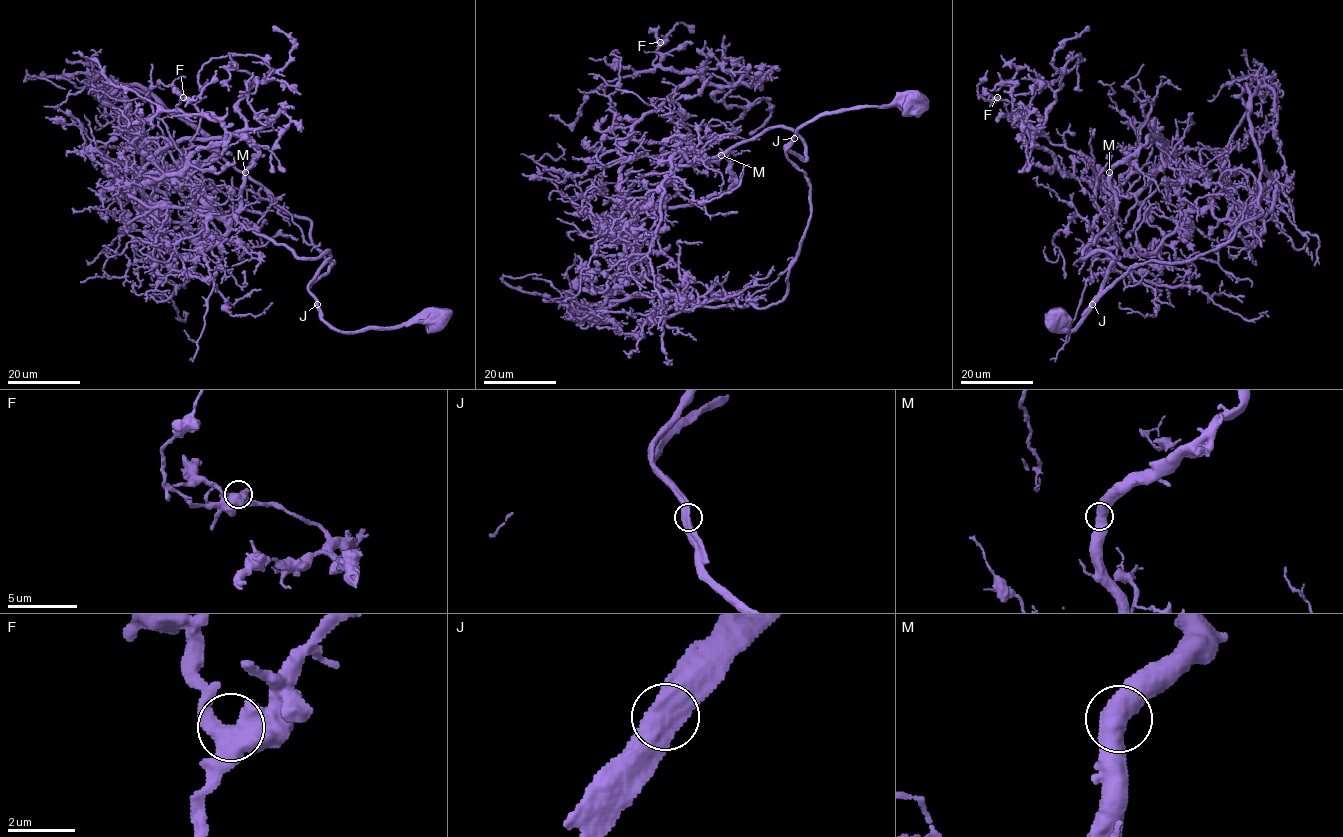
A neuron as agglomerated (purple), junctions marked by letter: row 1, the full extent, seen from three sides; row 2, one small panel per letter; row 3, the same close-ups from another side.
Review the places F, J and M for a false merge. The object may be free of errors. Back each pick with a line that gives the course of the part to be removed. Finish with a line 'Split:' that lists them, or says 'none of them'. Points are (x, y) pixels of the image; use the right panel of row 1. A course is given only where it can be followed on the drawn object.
J: Course of the part to remove: (1092, 304), (1130, 269), (1202, 255), (1262, 213), (1247, 85), (1224, 163), (1165, 180), (1130, 236)
Split: J

